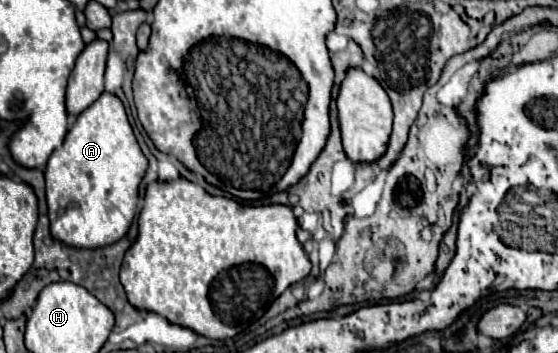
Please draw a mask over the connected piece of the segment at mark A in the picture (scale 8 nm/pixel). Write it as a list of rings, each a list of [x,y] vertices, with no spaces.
[[[101,93],[101,97],[87,107],[73,123],[73,129],[67,133],[63,145],[49,157],[45,167],[47,181],[47,205],[51,219],[51,235],[69,247],[107,247],[127,235],[131,221],[137,213],[139,185],[147,171],[147,159],[143,157],[139,143],[133,135],[133,129],[127,121],[123,103],[111,95]]]

